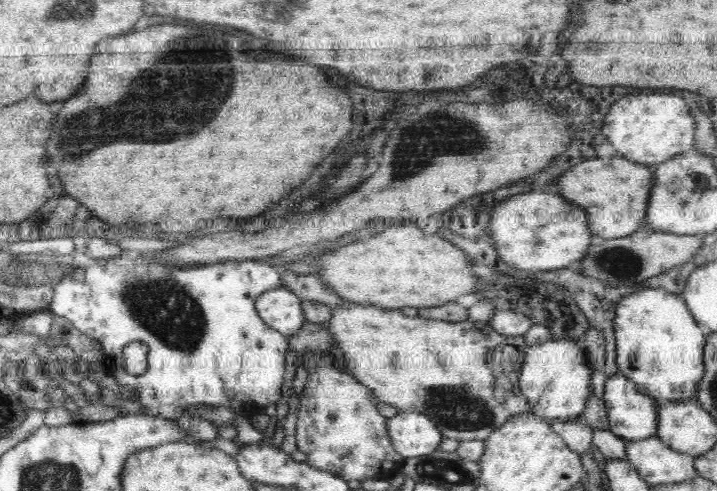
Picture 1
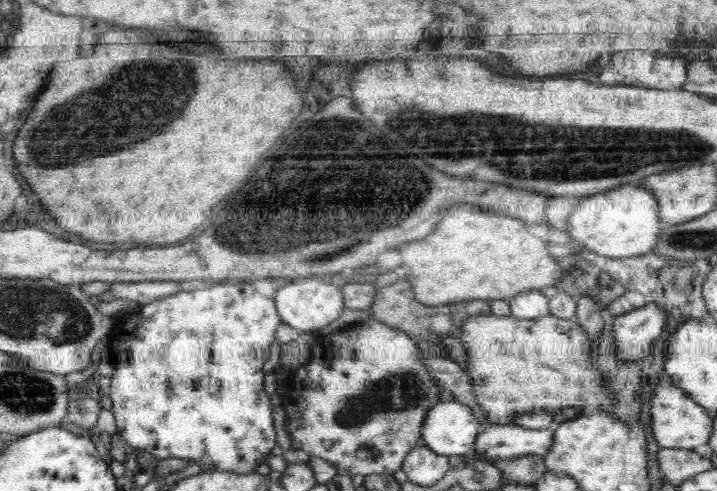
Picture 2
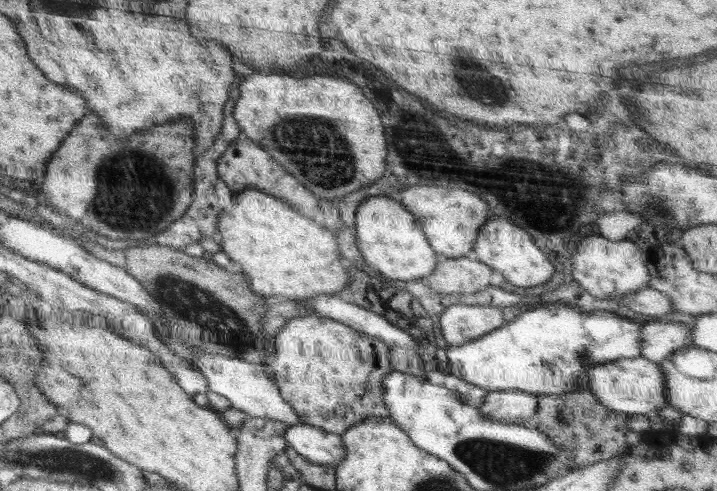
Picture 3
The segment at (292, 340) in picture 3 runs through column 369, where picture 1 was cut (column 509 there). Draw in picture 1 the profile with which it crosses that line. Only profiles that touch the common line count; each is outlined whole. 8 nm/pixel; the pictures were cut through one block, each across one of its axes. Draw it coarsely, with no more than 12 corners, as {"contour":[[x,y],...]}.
{"contour":[[345,301],[342,370],[445,438],[530,413],[526,341]]}

